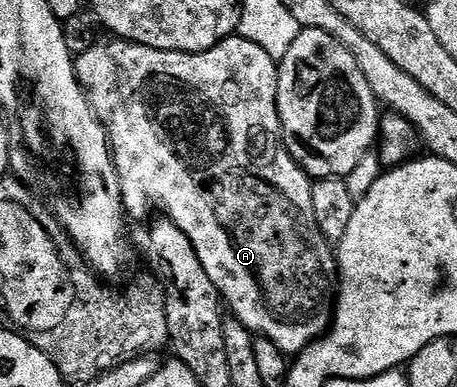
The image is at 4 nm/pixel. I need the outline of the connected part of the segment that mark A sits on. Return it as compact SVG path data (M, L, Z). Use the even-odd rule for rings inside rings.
M232 35L226 40L221 40L215 48L209 48L207 52L169 52L168 50L156 50L148 46L140 46L139 44L132 44L125 40L117 38L111 39L111 44L101 44L95 42L90 45L88 51L80 54L74 61L74 72L78 76L78 80L82 83L82 88L90 97L95 112L98 113L98 119L106 125L106 130L110 138L110 147L114 153L114 166L118 169L118 181L122 187L122 202L123 205L131 206L130 204L143 204L144 207L150 208L155 204L160 208L161 213L166 212L174 204L174 199L179 196L180 199L186 200L190 196L190 212L174 212L169 213L169 220L176 226L180 226L180 230L192 242L192 246L196 250L196 254L200 258L200 262L204 266L204 274L208 274L208 278L212 278L212 286L217 290L219 296L222 297L223 305L228 309L229 315L233 319L240 321L249 332L253 332L255 337L263 340L272 341L277 348L287 354L297 354L302 352L309 344L314 343L315 340L321 340L330 330L330 321L332 319L332 300L326 297L326 292L333 293L336 288L336 277L338 274L338 262L336 259L335 249L332 247L331 241L324 238L324 234L320 230L320 226L316 222L316 210L312 210L312 190L310 189L312 180L306 175L306 171L299 166L292 158L292 154L284 147L283 141L280 139L282 135L282 123L278 117L278 64L273 58L268 56L267 51L262 50L255 42L250 42L240 35Z

